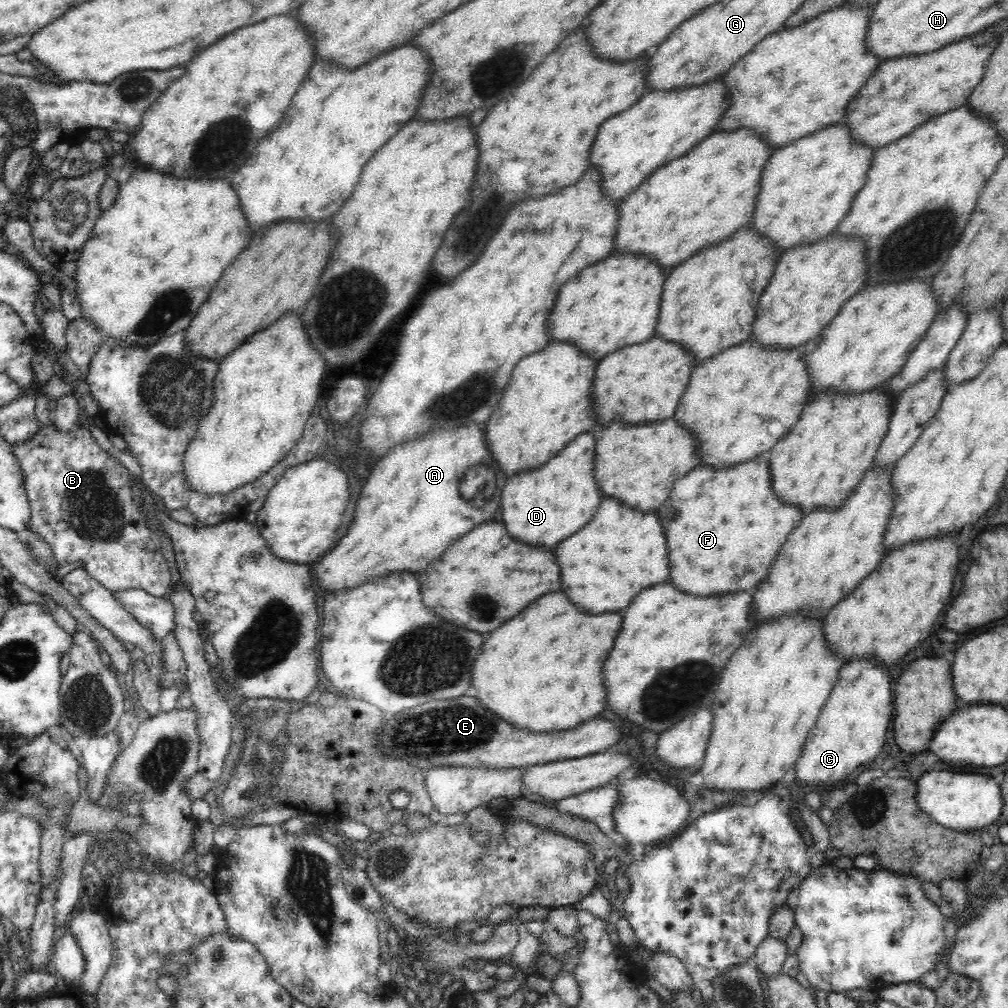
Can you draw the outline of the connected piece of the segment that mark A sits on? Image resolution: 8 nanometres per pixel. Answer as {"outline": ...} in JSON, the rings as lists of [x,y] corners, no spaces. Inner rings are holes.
{"outline":[[[474,424],[462,428],[434,430],[426,436],[396,445],[388,454],[374,464],[367,477],[360,498],[356,502],[354,518],[346,536],[324,554],[316,564],[309,565],[312,581],[319,590],[337,593],[356,588],[358,584],[384,577],[388,573],[409,572],[419,574],[428,568],[430,560],[439,561],[445,550],[461,536],[490,520],[498,502],[492,498],[486,502],[486,512],[476,512],[460,495],[460,481],[469,468],[478,465],[495,465],[494,457],[484,440],[484,431]]]}

